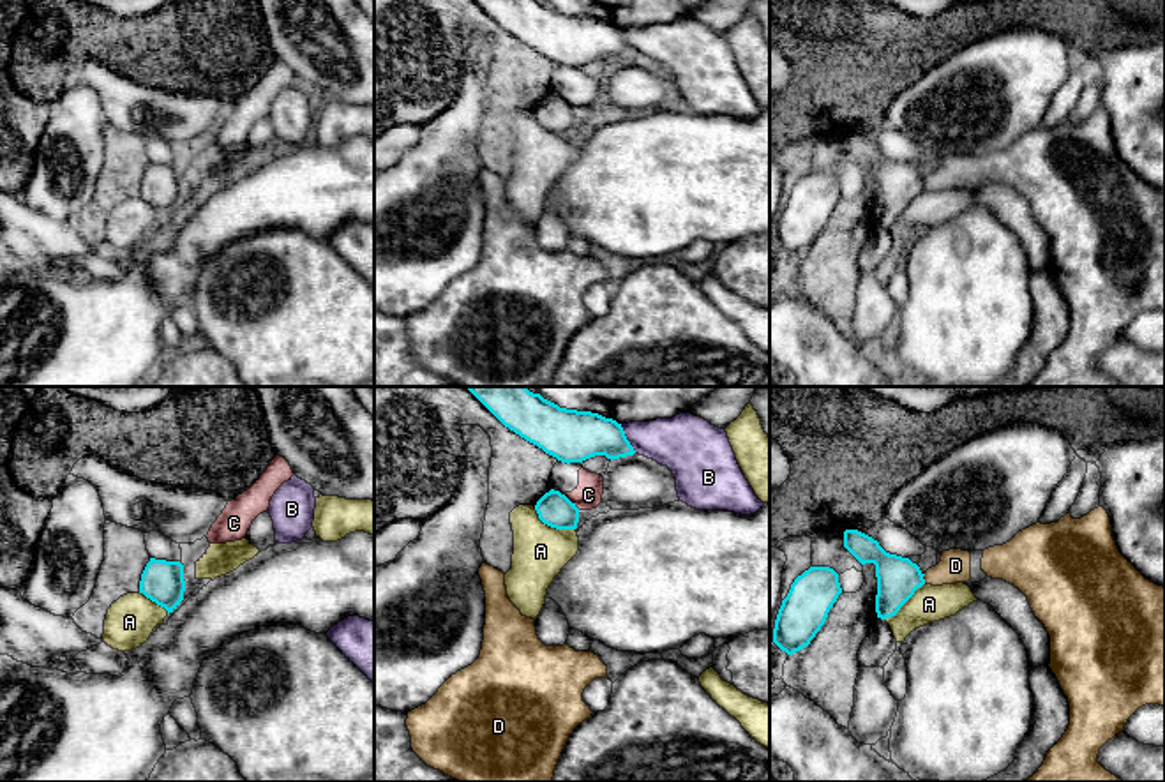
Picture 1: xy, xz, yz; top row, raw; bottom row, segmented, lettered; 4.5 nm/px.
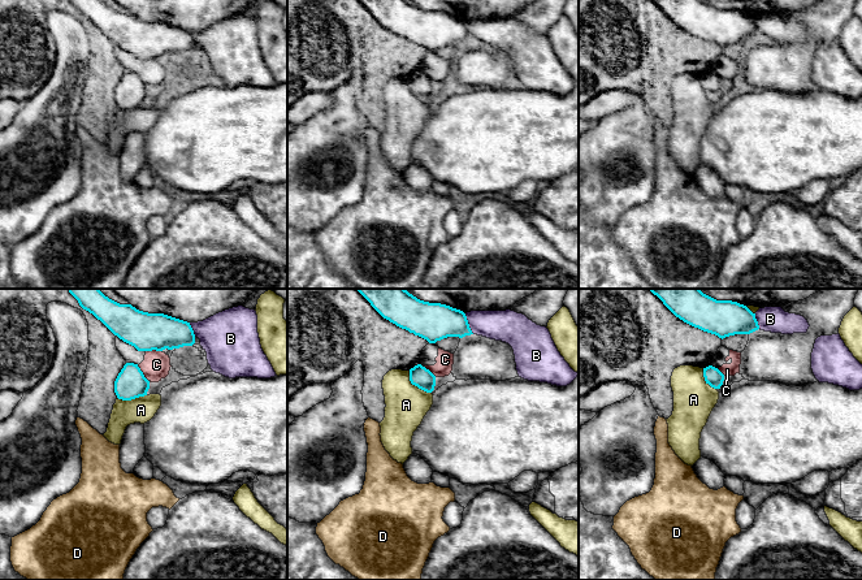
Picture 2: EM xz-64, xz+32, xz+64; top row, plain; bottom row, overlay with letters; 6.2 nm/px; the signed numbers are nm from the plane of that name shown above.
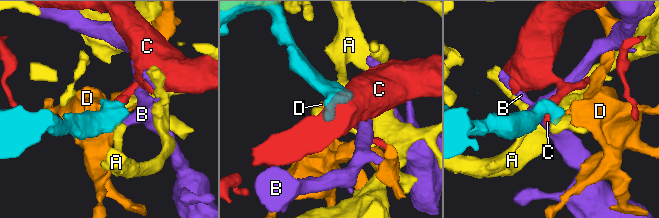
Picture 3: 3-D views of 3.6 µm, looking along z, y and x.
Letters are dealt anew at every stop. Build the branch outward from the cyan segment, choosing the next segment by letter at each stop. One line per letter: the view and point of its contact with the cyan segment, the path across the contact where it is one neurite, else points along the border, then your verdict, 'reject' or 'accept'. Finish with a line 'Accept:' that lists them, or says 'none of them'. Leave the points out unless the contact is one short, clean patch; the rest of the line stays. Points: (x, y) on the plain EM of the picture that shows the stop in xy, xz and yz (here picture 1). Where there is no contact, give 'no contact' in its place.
A: meets cyan in xz at (551, 131); reject
B: meets cyan in xz at (625, 43); border along xz (620, 29), (636, 57); reject
C: meets cyan in xz at (571, 106); border along xz (563, 99), (579, 113); reject
D: meets cyan in yz at (924, 184); border along yz (925, 179), (924, 187); reject
Accept: none of them

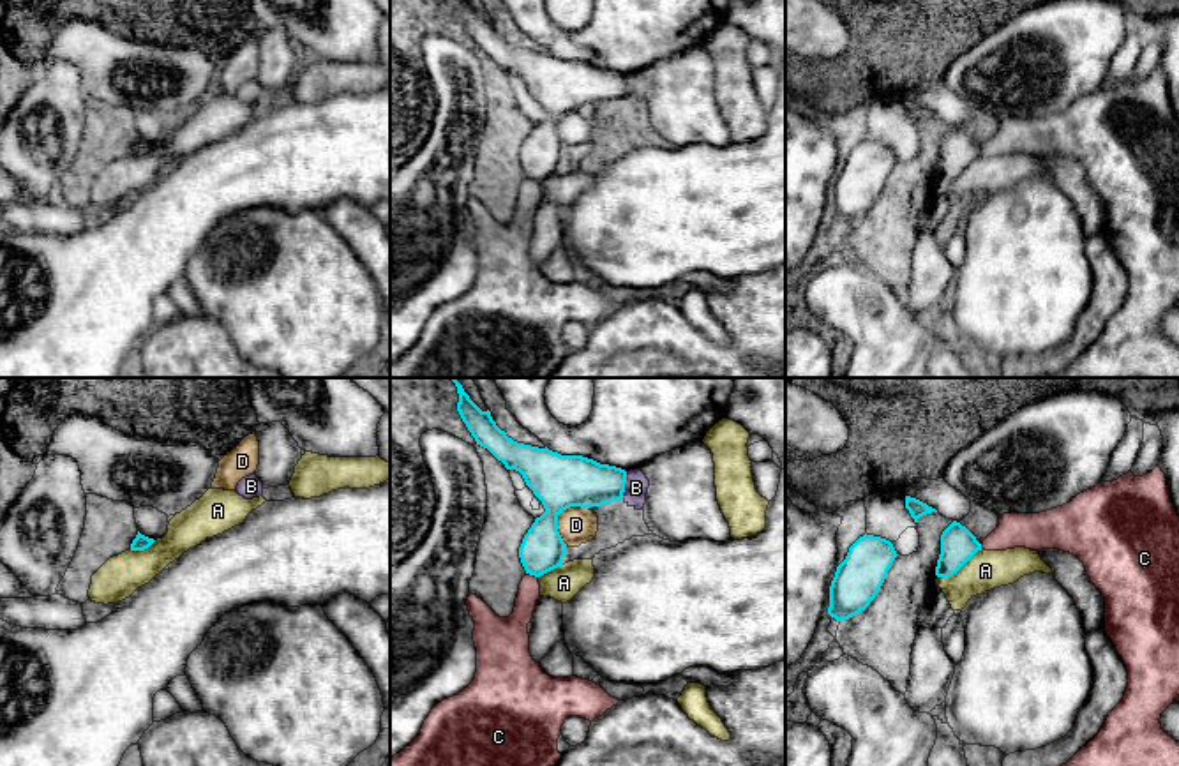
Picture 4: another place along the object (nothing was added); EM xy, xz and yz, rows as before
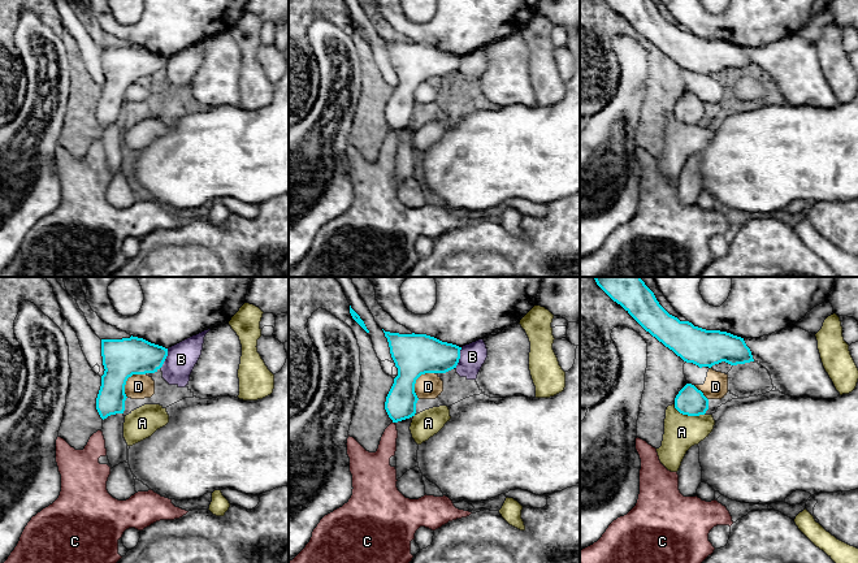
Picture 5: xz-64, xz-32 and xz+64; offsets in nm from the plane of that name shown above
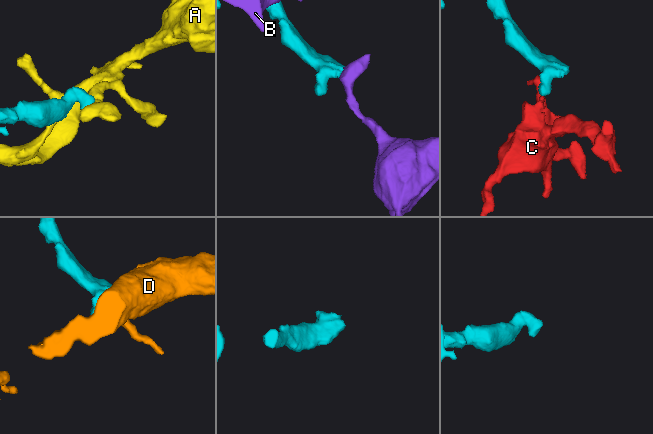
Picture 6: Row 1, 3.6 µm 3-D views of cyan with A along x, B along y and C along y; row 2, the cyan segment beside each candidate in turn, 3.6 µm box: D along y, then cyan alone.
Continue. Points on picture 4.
A: meets cyan in yz at (959, 173); reject
B: meets cyan in xz at (623, 90); reject
C: meets cyan in xz at (532, 179); border along xz (526, 177), (537, 182); reject
D: meets cyan in xz at (558, 119); border along xz (588, 112), (567, 112), (558, 120), (558, 138), (565, 149); reject
Accept: none of them

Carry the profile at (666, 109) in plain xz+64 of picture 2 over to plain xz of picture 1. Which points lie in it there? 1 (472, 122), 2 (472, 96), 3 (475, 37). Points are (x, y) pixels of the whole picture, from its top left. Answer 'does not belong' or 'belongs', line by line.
1: does not belong
2: does not belong
3: does not belong

